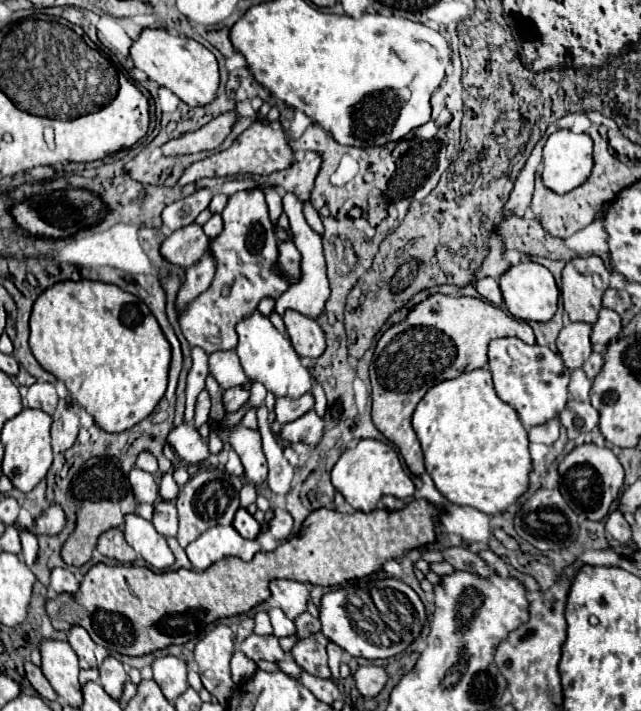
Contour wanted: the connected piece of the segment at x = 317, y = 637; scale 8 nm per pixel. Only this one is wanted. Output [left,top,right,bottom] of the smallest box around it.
[291,632,331,678]

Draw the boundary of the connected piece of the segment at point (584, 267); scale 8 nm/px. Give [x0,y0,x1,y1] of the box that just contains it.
[561,256,609,324]

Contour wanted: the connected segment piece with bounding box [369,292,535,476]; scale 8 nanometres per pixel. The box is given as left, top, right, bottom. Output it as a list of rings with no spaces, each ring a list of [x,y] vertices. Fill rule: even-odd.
[[[433,294],[429,298],[425,298],[423,302],[415,304],[409,314],[405,316],[403,322],[397,322],[393,326],[389,326],[381,338],[377,340],[375,346],[375,356],[373,362],[369,366],[369,376],[371,376],[371,398],[373,398],[373,406],[371,406],[371,418],[375,428],[397,446],[397,450],[401,452],[407,468],[411,470],[411,474],[421,476],[425,472],[425,460],[423,460],[423,452],[419,446],[419,440],[411,428],[411,414],[415,410],[415,406],[419,404],[419,400],[425,396],[425,392],[429,388],[433,388],[435,384],[443,382],[443,380],[451,380],[461,376],[465,370],[475,370],[475,368],[483,368],[487,364],[487,344],[495,338],[503,338],[503,336],[515,336],[519,340],[523,340],[525,344],[535,344],[535,334],[533,328],[525,322],[525,320],[517,320],[509,314],[505,314],[501,308],[481,300],[481,298],[467,298],[467,296],[445,296],[445,294]]]

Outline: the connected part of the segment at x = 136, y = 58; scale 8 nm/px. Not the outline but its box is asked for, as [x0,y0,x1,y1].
[129,28,219,106]

